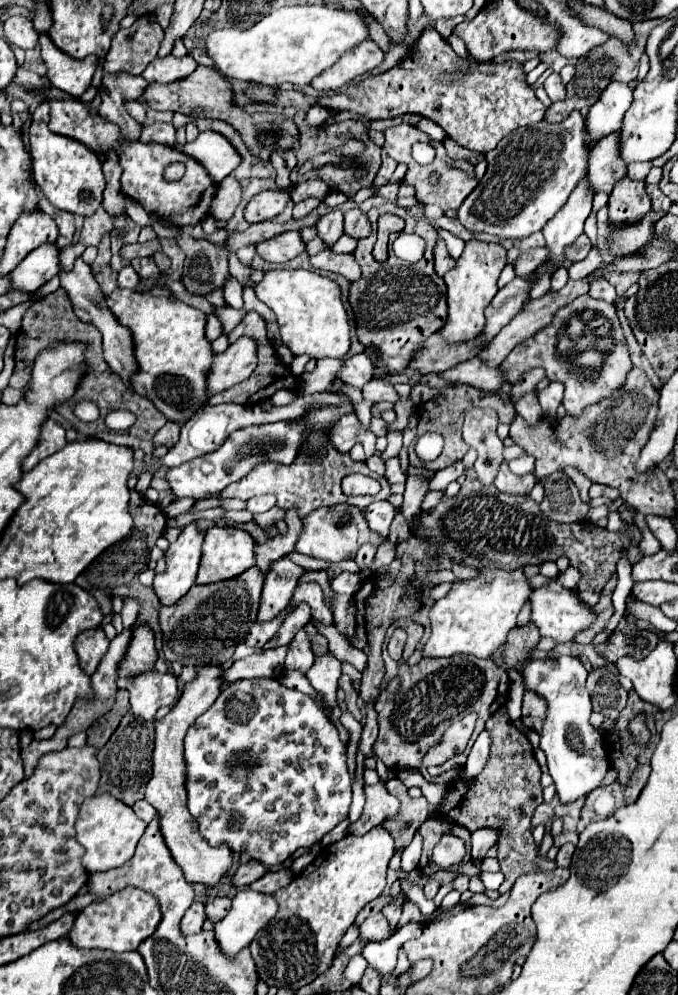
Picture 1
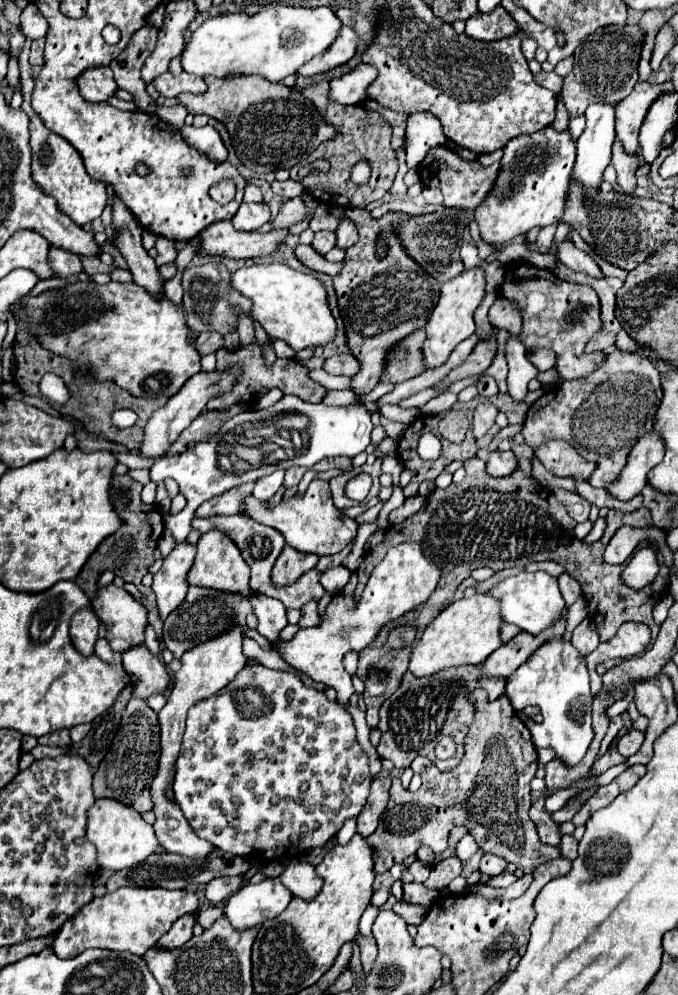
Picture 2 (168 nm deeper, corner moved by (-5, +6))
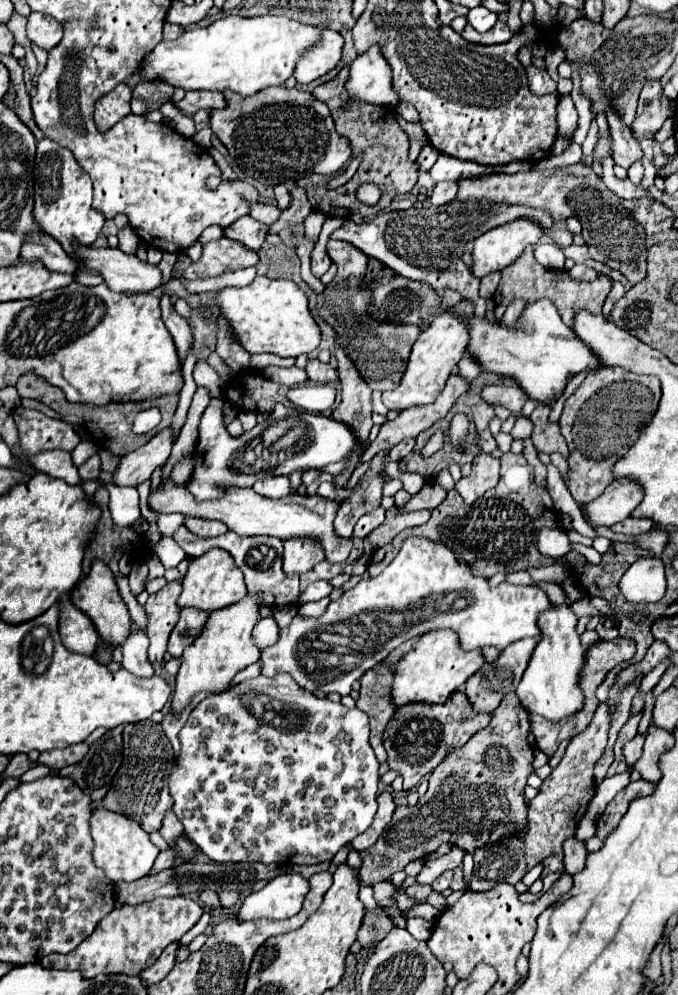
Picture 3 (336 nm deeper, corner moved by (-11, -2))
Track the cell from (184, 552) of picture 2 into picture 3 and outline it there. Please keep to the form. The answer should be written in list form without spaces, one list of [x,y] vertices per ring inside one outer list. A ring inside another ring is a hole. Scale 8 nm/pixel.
[[[169,582],[157,594],[151,594],[145,604],[147,614],[147,636],[149,636],[149,662],[161,662],[167,650],[167,640],[173,626],[179,620],[179,606],[177,598],[181,594],[179,582]]]

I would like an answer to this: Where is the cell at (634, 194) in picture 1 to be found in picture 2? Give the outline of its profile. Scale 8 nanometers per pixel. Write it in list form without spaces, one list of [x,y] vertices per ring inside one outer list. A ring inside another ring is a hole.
[[[615,140],[611,164],[613,164],[615,170],[617,170],[617,184],[621,186],[621,190],[623,190],[625,194],[633,194],[633,190],[637,188],[637,184],[635,184],[635,170],[637,170],[637,166],[639,166],[637,154],[627,154],[627,152],[623,152],[623,146],[619,144],[619,140]]]

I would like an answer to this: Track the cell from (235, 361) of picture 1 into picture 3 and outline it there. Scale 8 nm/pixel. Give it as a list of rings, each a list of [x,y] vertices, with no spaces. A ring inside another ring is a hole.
[[[165,428],[151,442],[119,460],[117,470],[113,472],[113,482],[117,486],[139,486],[141,482],[149,480],[153,470],[169,458],[171,448],[171,428]]]

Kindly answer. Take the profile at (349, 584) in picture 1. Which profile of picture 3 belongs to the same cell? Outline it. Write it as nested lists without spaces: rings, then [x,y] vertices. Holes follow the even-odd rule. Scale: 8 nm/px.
[[[327,580],[313,582],[313,584],[309,584],[309,586],[301,592],[301,600],[299,600],[295,606],[299,606],[299,604],[307,604],[307,602],[317,602],[317,600],[329,596],[331,590],[333,590],[333,588],[331,588],[331,584],[329,584]]]

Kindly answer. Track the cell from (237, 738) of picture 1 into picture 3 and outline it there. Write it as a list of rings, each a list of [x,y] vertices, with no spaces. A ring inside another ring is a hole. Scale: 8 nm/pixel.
[[[277,674],[273,678],[257,676],[245,680],[223,694],[211,694],[203,702],[199,702],[189,720],[179,732],[181,752],[177,756],[177,764],[169,776],[169,794],[173,798],[173,812],[185,826],[185,836],[211,860],[217,864],[223,862],[261,862],[261,864],[321,864],[325,860],[333,860],[333,856],[347,846],[355,836],[363,834],[377,812],[377,786],[379,786],[379,762],[369,744],[369,718],[359,708],[347,708],[343,704],[335,704],[327,698],[317,698],[315,694],[303,690],[293,682],[287,674]]]

